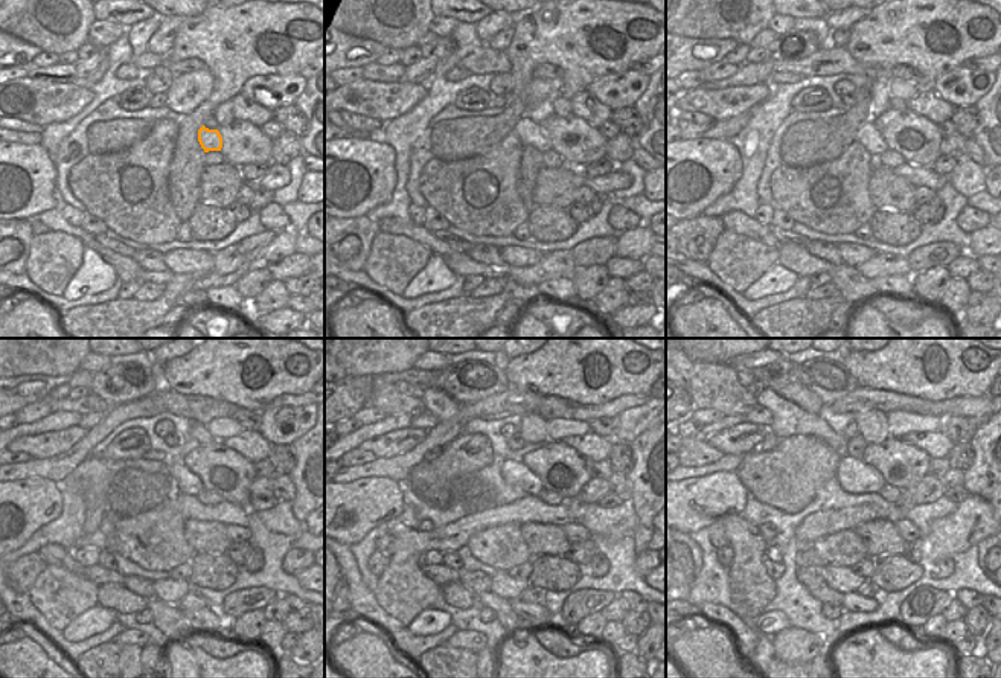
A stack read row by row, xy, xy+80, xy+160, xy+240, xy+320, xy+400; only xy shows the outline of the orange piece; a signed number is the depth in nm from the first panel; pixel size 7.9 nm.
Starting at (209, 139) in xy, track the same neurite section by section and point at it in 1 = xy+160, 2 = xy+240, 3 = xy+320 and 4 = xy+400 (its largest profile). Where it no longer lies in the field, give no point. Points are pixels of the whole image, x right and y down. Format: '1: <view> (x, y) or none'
1: xy+160 (869, 137)
2: xy+240 (188, 483)
3: xy+320 (514, 473)
4: xy+400 (855, 476)

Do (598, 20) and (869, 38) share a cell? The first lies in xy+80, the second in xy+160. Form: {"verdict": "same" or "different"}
{"verdict": "same"}

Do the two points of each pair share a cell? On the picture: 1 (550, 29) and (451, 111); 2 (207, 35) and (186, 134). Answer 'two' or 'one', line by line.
1: two
2: one

